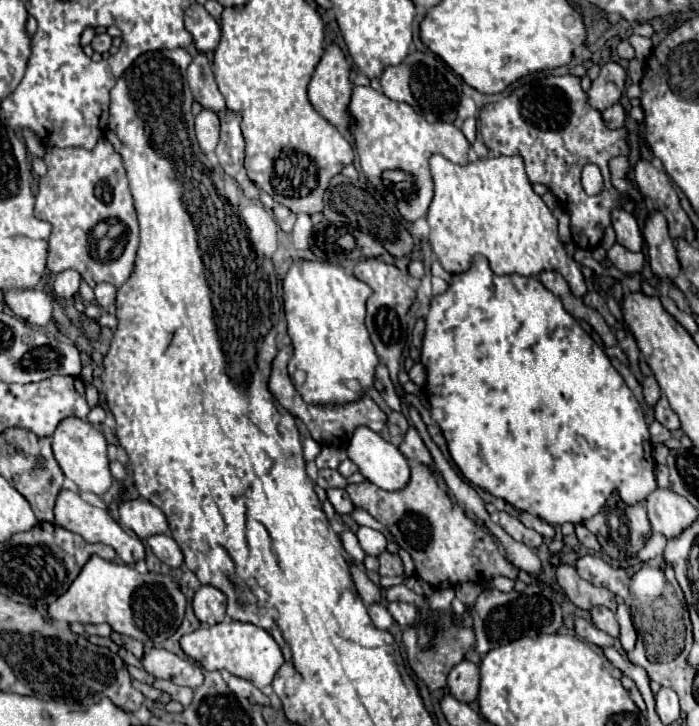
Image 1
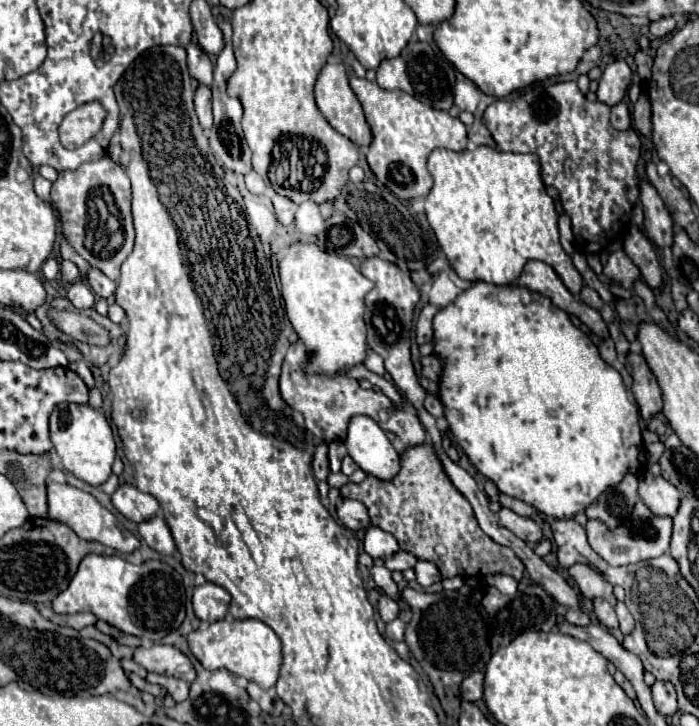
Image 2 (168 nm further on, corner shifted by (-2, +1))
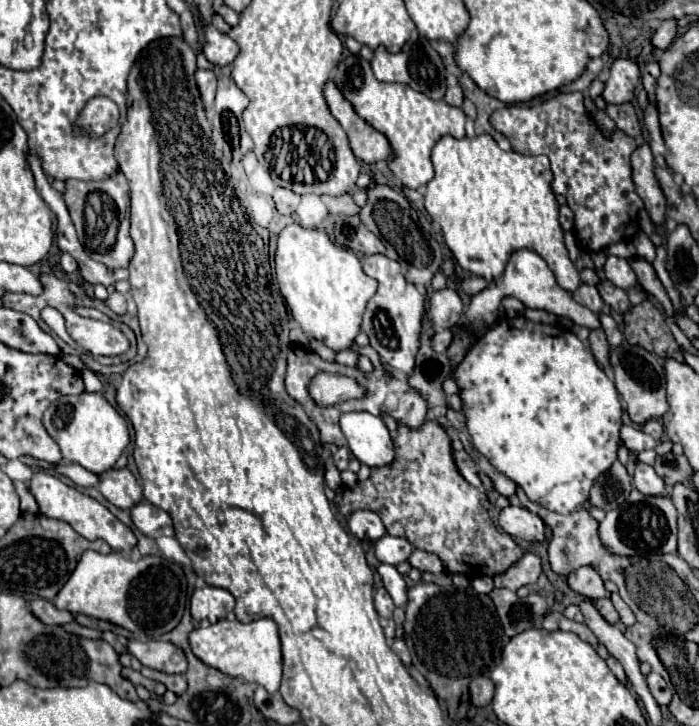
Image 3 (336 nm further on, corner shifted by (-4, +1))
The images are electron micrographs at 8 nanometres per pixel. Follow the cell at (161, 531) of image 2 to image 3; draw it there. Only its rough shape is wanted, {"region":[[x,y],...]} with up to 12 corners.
{"region":[[148,501],[130,509],[134,525],[146,537],[174,535],[166,511]]}

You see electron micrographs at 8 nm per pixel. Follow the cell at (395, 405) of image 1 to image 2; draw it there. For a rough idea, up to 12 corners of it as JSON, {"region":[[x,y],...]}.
{"region":[[368,349],[364,365],[370,371],[384,375],[384,361]]}

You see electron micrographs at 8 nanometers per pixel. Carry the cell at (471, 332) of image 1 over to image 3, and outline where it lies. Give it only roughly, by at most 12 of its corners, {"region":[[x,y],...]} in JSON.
{"region":[[500,319],[456,369],[478,453],[556,513],[620,445],[570,331]]}

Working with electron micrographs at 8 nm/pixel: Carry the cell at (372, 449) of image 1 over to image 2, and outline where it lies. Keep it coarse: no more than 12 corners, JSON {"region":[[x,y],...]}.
{"region":[[352,417],[344,445],[364,473],[398,475],[400,455],[374,419]]}

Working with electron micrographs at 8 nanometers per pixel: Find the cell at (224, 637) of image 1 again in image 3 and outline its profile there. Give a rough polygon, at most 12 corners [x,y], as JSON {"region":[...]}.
{"region":[[224,619],[190,633],[200,661],[228,677],[280,689],[272,619]]}

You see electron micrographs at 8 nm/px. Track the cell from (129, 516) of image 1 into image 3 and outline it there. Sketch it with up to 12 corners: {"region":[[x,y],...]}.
{"region":[[128,467],[98,475],[98,491],[116,507],[142,501],[142,487]]}

